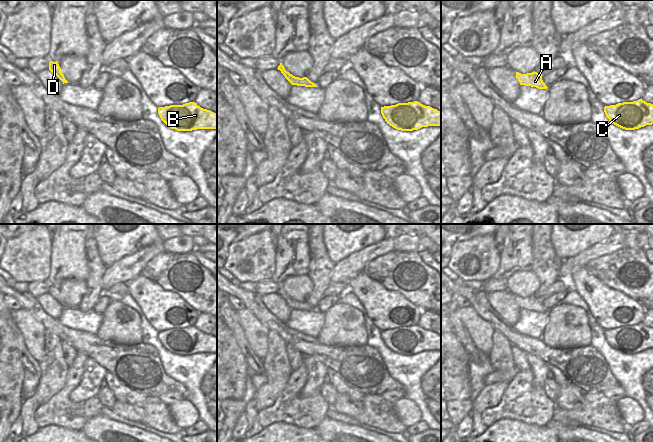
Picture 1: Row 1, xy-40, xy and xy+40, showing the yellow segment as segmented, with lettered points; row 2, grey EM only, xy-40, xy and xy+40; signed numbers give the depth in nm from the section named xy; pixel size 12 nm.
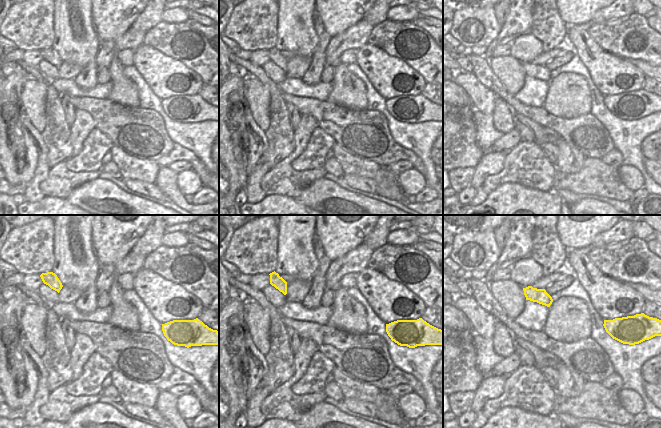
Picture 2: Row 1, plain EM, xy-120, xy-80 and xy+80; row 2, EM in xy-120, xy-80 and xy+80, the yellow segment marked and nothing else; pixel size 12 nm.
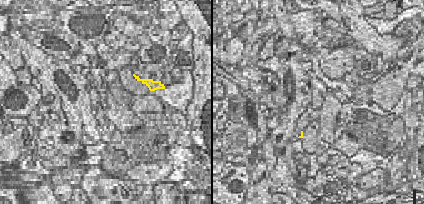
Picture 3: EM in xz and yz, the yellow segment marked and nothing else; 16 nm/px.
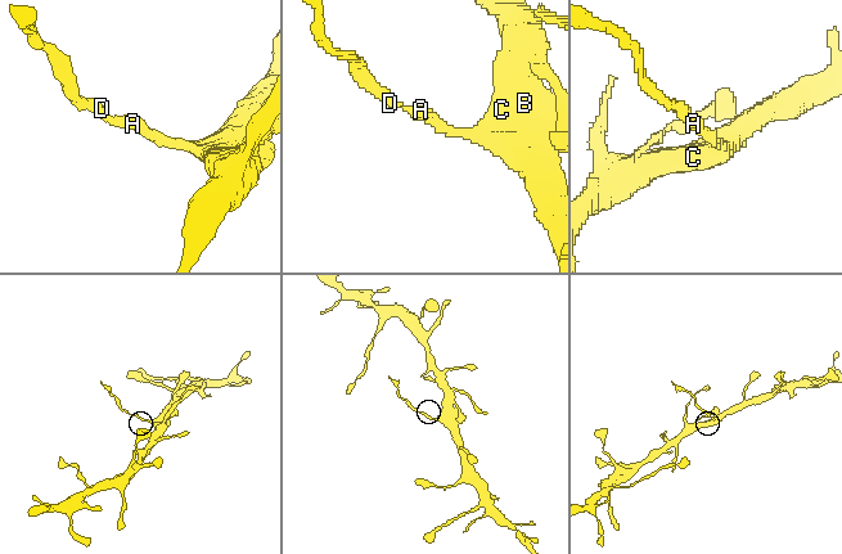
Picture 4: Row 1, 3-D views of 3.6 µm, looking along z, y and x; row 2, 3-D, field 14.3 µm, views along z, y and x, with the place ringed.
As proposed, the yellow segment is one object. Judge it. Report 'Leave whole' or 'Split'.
Leave whole.

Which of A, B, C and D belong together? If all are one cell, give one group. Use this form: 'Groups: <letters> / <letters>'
Groups: A B C D.

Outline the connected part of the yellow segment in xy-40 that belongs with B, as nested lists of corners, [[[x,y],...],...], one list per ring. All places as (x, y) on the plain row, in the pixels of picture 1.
[[[195,326],[159,331],[158,338],[167,350],[177,355],[217,353],[217,337],[201,332]]]

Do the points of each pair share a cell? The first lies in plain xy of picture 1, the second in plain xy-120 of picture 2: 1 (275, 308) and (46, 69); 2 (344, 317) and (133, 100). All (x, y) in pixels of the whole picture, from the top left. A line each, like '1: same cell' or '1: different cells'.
1: same cell
2: same cell

